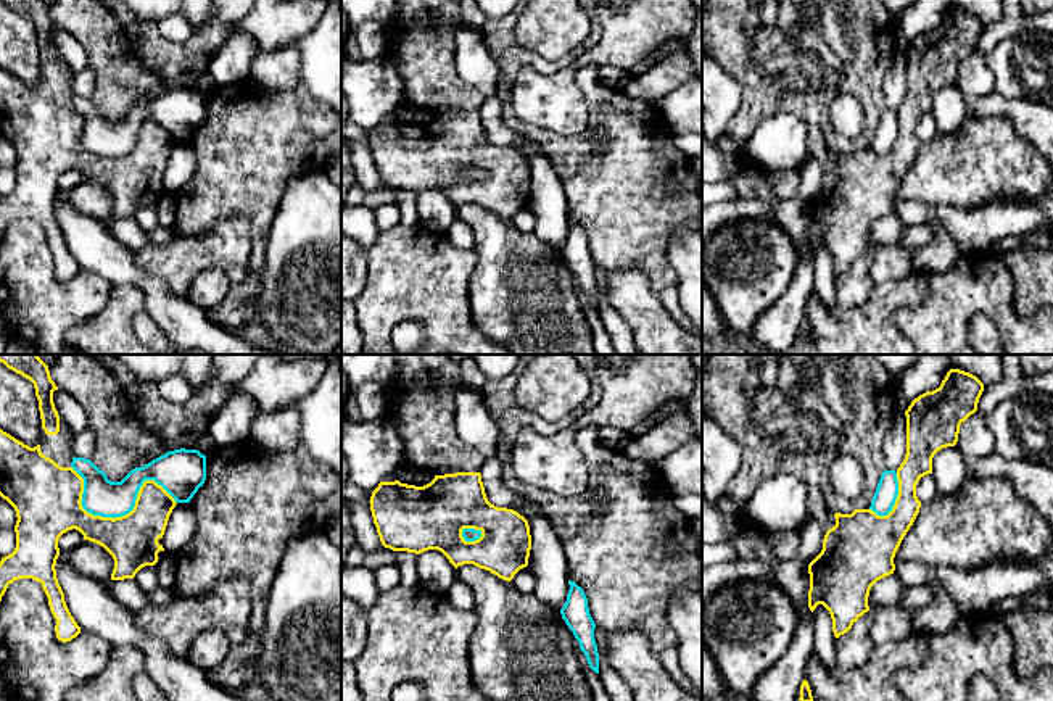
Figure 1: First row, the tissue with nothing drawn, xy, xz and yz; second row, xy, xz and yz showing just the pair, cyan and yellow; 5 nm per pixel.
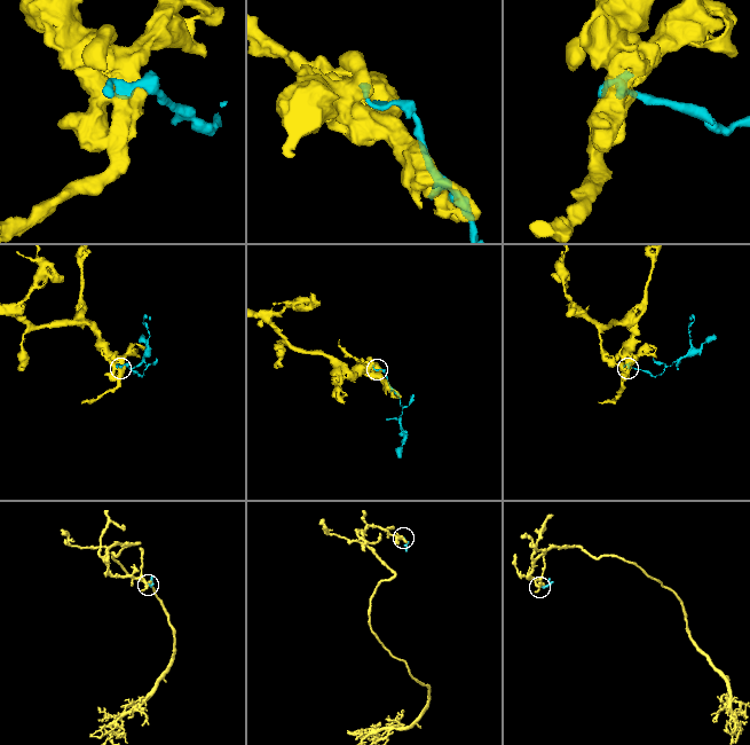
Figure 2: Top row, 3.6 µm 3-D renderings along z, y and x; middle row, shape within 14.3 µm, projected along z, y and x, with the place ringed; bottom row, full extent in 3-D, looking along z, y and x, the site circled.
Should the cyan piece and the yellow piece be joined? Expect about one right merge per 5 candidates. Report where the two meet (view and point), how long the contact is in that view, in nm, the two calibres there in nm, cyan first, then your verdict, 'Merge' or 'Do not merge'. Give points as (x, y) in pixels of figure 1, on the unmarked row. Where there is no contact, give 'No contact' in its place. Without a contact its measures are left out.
Touches cyan at xy (118, 155). Shared border 550 nm. Thickness 190 nm (cyan) against 260 nm. Do not merge

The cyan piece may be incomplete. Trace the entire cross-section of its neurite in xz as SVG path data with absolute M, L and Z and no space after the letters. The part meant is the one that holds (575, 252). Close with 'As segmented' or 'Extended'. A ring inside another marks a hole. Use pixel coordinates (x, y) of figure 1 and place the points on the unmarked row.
M568 219L570 229L567 240L560 248L562 258L573 271L580 282L580 288L584 292L589 306L599 313L599 292L594 279L596 263L589 253L588 237L581 226Z. As segmented

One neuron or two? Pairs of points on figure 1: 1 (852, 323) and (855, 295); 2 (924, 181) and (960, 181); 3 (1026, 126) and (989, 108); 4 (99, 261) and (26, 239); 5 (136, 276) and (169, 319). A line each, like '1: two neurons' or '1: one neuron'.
1: two neurons
2: one neuron
3: one neuron
4: two neurons
5: one neuron

